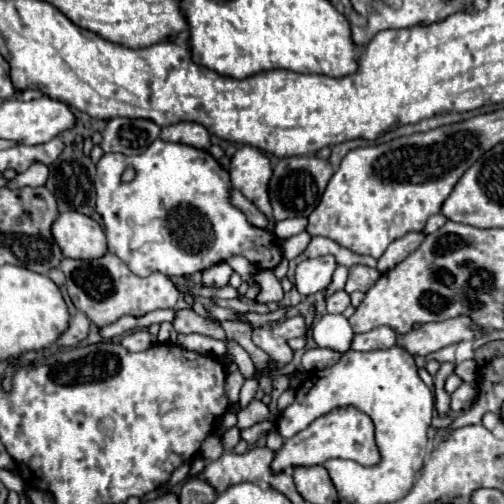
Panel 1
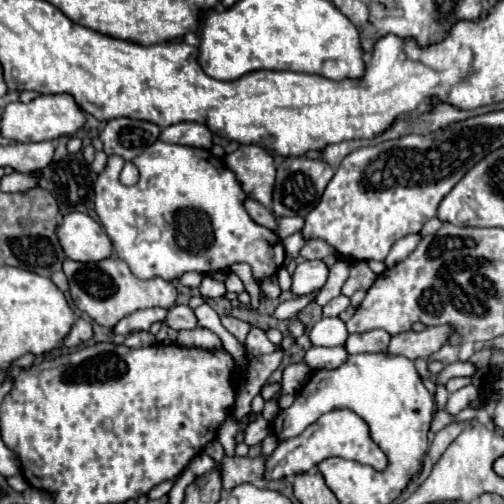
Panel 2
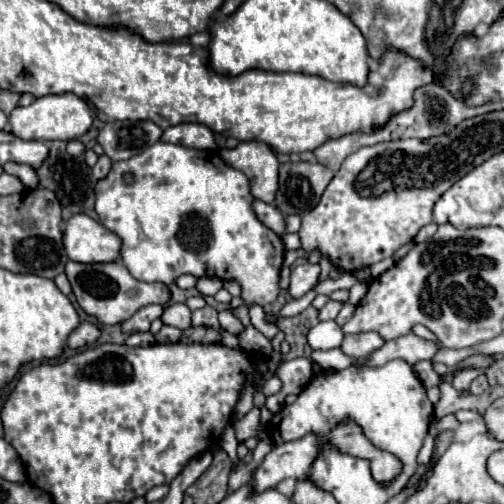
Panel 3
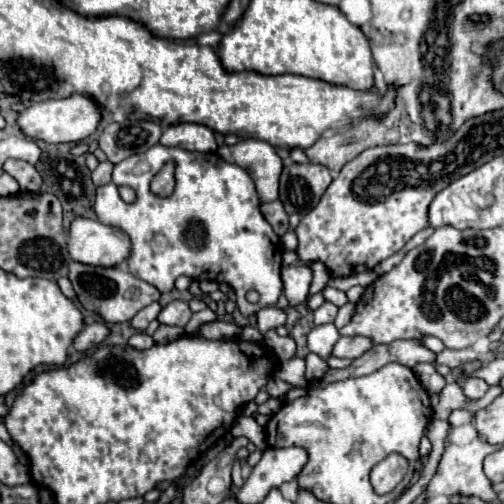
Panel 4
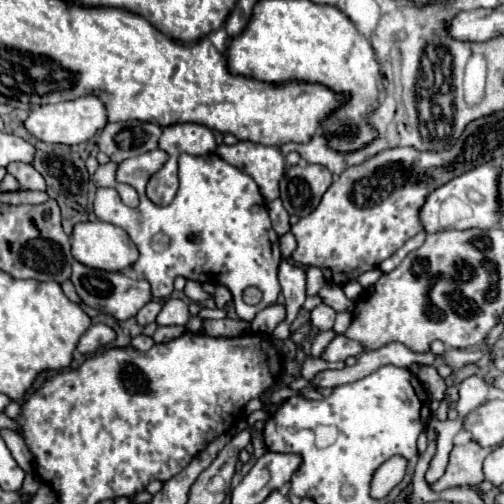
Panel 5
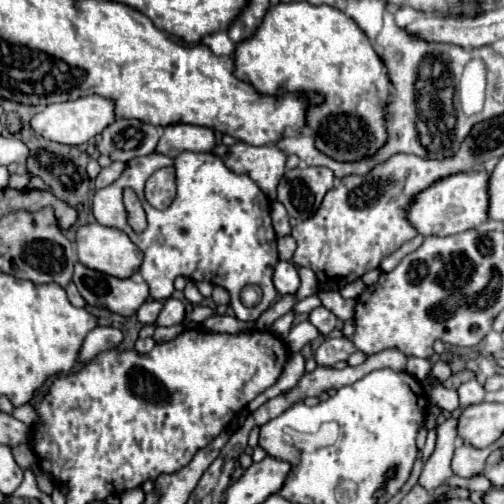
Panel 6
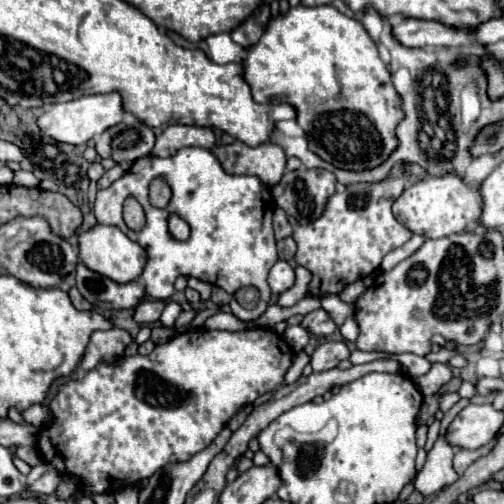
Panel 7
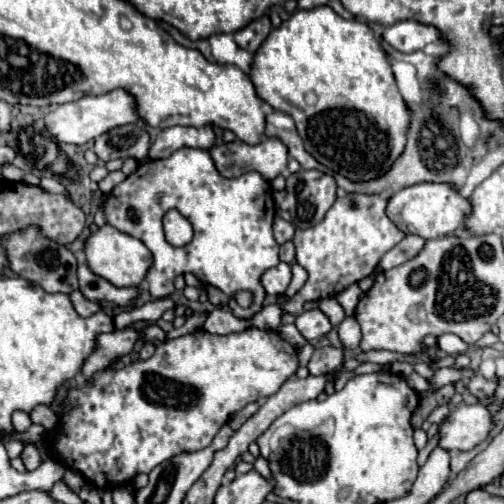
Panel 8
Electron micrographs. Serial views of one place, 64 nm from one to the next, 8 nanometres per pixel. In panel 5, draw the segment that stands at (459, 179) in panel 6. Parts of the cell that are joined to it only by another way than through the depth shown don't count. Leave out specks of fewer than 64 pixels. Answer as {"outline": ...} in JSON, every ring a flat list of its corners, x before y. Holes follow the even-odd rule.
{"outline":[[482,164,476,166,448,184,436,188,426,196,426,202,420,208,420,222,428,234,444,230,468,230,468,228,490,228,500,220,498,212,498,166]]}

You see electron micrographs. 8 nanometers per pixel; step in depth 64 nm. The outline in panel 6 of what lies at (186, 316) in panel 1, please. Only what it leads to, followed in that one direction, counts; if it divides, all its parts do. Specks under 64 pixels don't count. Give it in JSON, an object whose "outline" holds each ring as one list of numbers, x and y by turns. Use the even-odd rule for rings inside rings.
{"outline":[[168,298,156,320,156,326,174,326,174,324,182,324,182,322,184,322,184,304,180,300]]}

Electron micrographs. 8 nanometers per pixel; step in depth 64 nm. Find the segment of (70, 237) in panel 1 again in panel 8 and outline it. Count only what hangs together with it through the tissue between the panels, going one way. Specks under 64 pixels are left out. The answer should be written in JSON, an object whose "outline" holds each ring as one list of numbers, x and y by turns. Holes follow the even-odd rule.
{"outline":[[104,224,96,234,92,234,86,240,86,258,88,258,88,266,94,274,106,278,108,282,112,282,114,286,134,286,140,288,140,284,144,282,150,266,152,266,152,252,148,252,146,244,116,230,110,224]]}

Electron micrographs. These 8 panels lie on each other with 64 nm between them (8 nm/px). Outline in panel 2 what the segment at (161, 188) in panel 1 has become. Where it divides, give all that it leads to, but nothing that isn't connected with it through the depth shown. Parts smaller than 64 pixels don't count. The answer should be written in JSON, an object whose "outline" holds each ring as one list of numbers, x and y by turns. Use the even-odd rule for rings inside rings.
{"outline":[[156,140,132,162,140,172,138,184,124,186,120,182,124,160,120,156,110,156,106,170,98,176,94,184,94,194,96,194,96,214,114,244,114,256,124,260,136,278,150,280,152,276,160,276,162,280,172,282,180,278,184,272,198,272,198,274,226,272,230,270,232,264,238,262,244,262,252,268,252,276,258,284,262,284,264,278,270,278,278,272,286,256,280,238,276,236,276,232,270,234,268,228,256,224,248,216,244,208,244,200,248,196,240,188,236,174,210,150,188,148]]}

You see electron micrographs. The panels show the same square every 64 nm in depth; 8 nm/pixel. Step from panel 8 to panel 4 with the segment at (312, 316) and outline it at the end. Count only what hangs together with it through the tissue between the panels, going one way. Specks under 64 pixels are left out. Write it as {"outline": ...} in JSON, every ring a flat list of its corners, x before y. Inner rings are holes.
{"outline":[[324,302,318,310,314,310,314,324,320,326,320,324,330,324,330,322,334,322,336,312,338,312,338,308,336,308,334,304]]}

